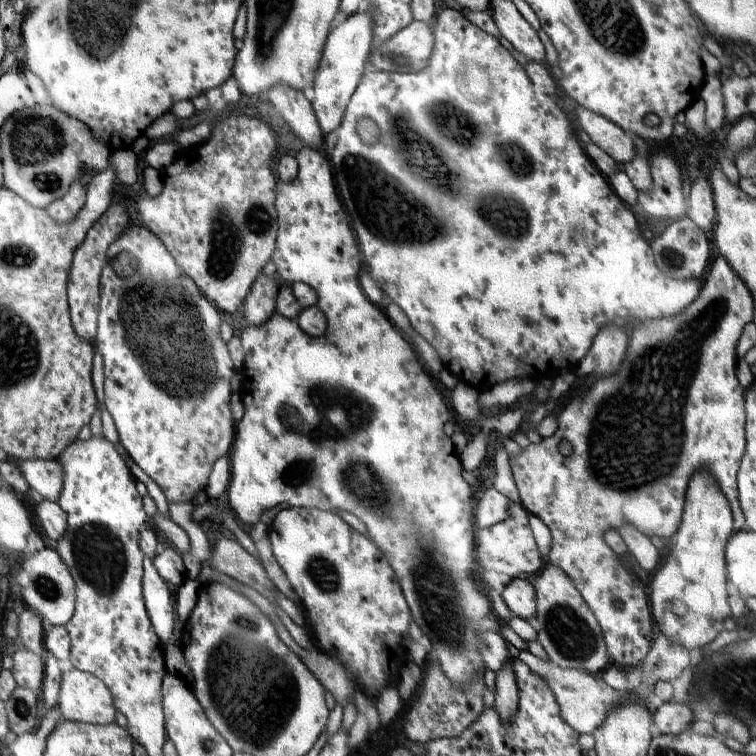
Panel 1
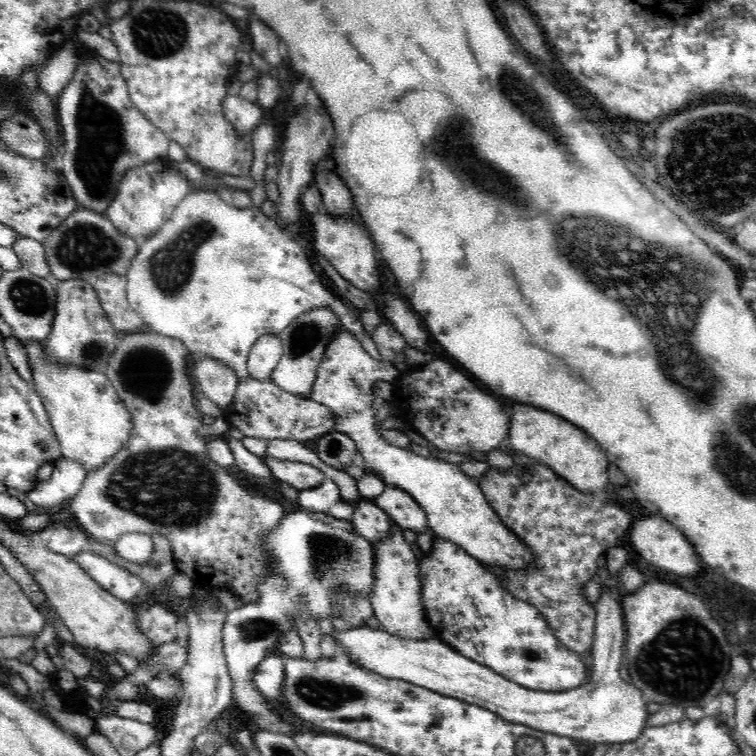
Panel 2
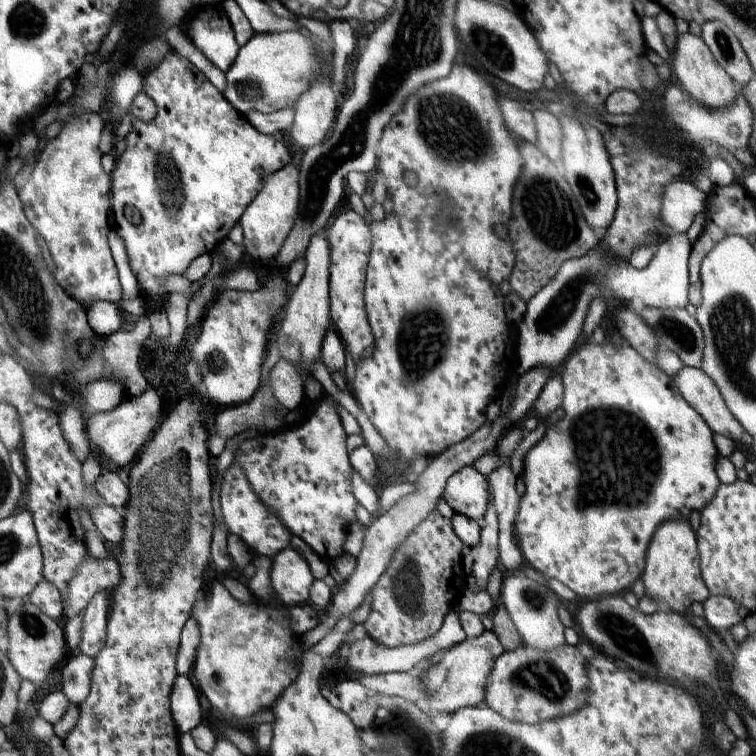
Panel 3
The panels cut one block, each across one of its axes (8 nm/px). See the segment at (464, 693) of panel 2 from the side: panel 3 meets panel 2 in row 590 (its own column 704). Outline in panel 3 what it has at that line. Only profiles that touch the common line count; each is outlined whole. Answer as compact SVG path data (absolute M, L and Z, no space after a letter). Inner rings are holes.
M711 595L703 603L704 618L714 632L730 629L736 624L742 623L749 613L744 606L734 602L732 598L721 595Z

